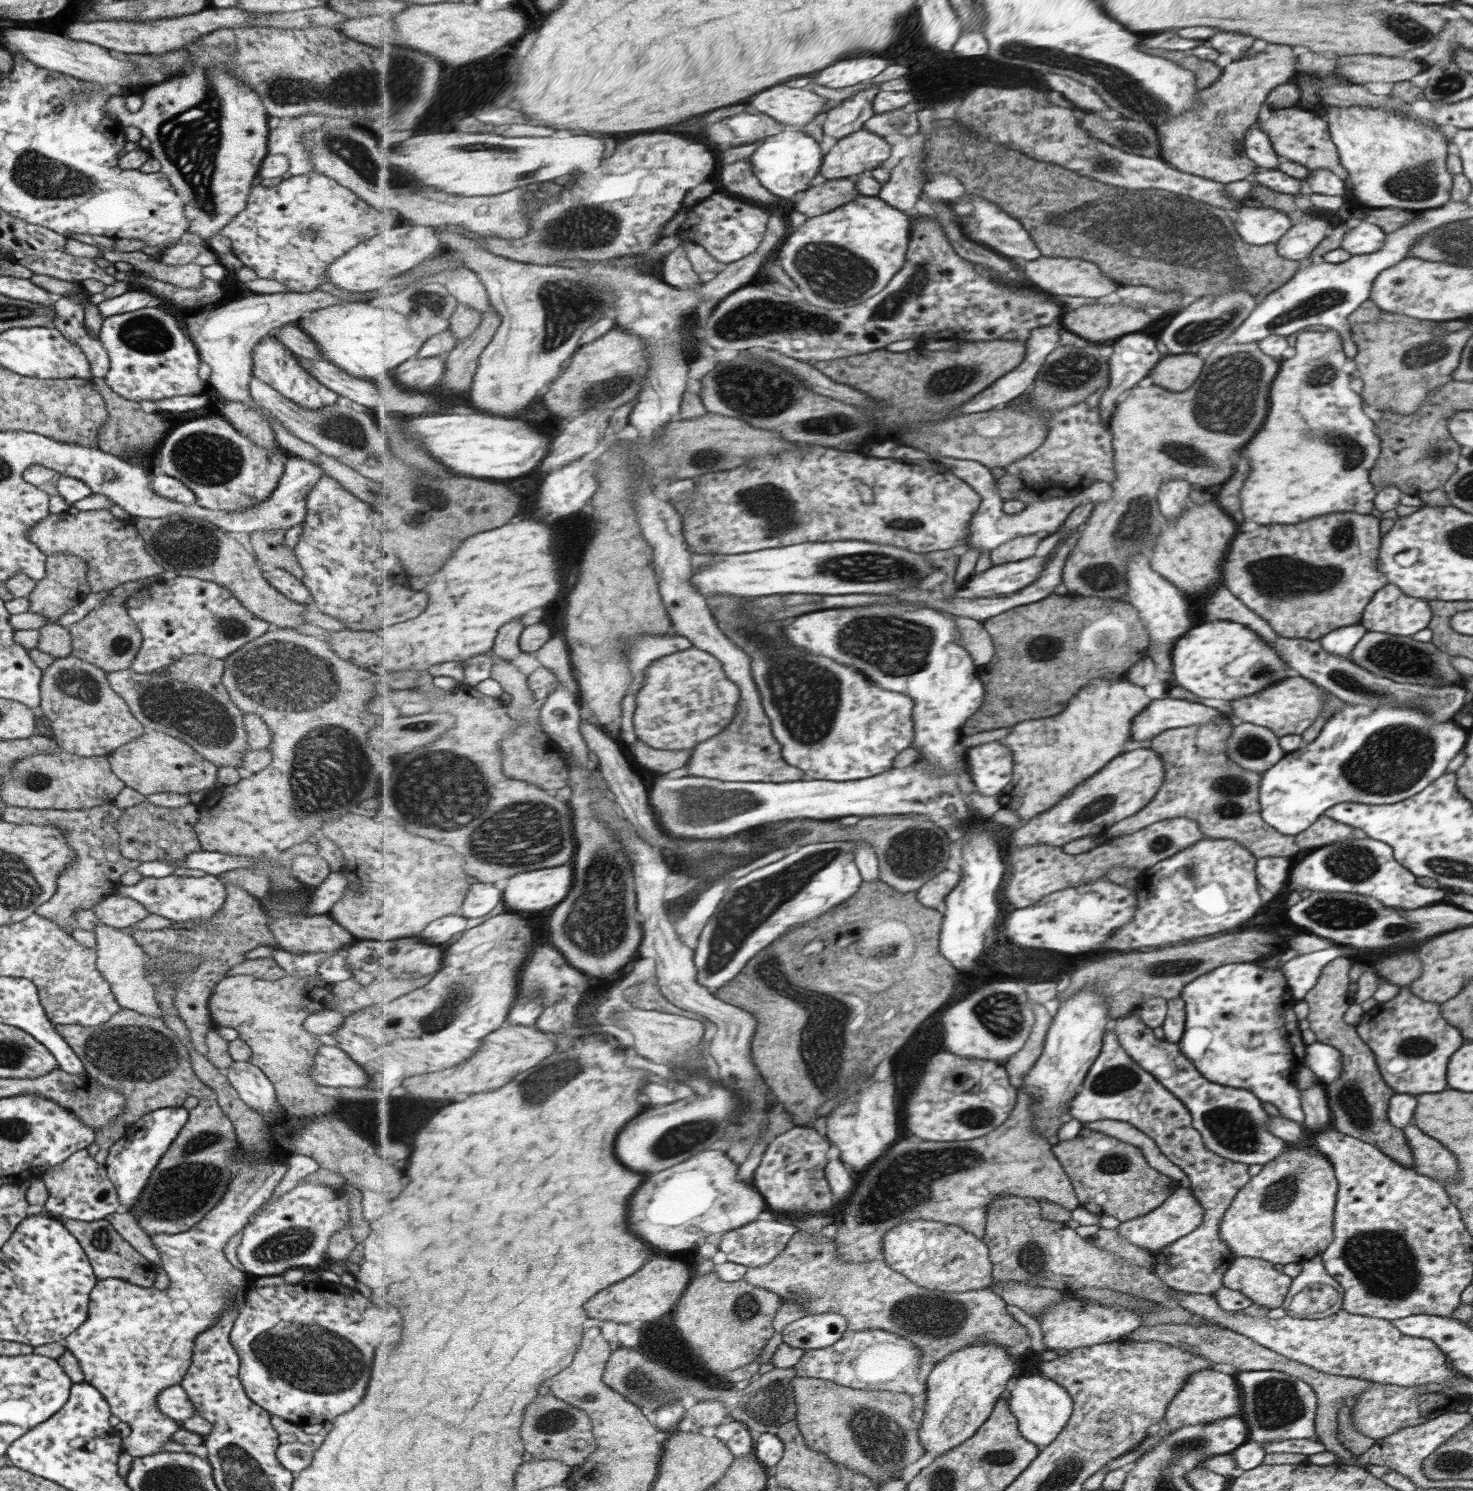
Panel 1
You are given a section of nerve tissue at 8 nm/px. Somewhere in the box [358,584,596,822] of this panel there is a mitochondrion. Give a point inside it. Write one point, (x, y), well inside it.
(433, 724)

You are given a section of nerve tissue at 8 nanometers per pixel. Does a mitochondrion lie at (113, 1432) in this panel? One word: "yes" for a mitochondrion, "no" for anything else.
no

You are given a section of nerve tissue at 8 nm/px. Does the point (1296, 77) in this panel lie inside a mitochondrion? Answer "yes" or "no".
no

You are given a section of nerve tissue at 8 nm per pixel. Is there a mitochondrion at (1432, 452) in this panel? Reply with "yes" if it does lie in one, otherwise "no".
yes

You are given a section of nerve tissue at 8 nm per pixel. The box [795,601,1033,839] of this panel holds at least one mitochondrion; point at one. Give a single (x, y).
(914, 639)

